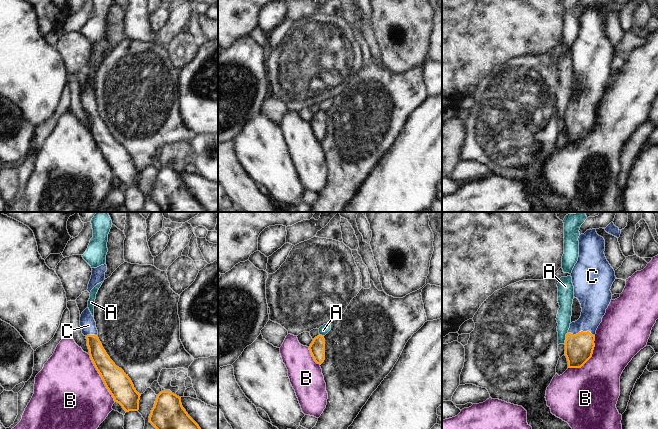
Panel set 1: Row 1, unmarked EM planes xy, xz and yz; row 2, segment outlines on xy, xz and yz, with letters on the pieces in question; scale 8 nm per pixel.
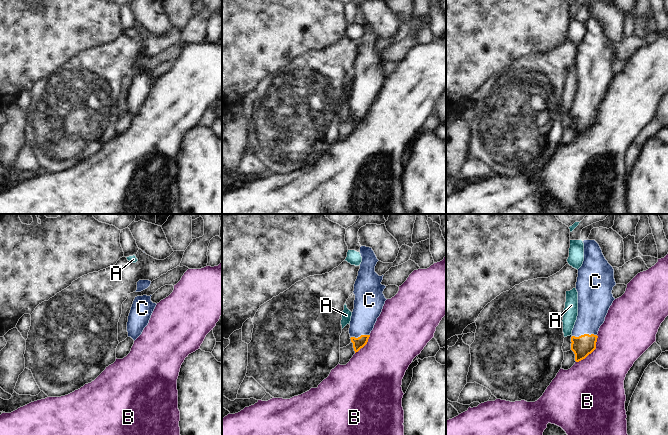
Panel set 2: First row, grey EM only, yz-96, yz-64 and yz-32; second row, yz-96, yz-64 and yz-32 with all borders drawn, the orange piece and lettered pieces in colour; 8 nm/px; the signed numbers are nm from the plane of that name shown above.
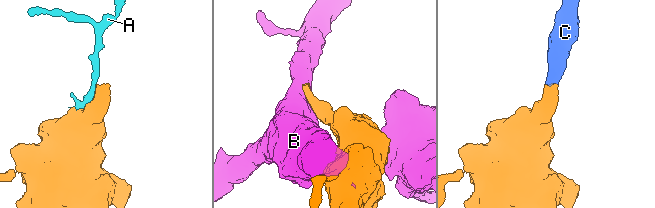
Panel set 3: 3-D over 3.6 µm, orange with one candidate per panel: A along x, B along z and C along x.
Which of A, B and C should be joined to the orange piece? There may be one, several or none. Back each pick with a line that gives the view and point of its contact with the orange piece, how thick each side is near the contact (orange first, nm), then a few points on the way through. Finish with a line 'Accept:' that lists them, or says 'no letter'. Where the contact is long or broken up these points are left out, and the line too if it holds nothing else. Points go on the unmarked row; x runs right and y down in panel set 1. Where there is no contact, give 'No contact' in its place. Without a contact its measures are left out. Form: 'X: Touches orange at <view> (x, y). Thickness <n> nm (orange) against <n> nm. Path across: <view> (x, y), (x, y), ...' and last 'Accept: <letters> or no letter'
C: Touches orange at yz (581, 107). Thickness 220 nm (orange) against 220 nm. Path across: yz (579, 124), (581, 107), (591, 93), (594, 79)
Accept: C

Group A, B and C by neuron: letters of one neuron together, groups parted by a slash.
A / B / C

